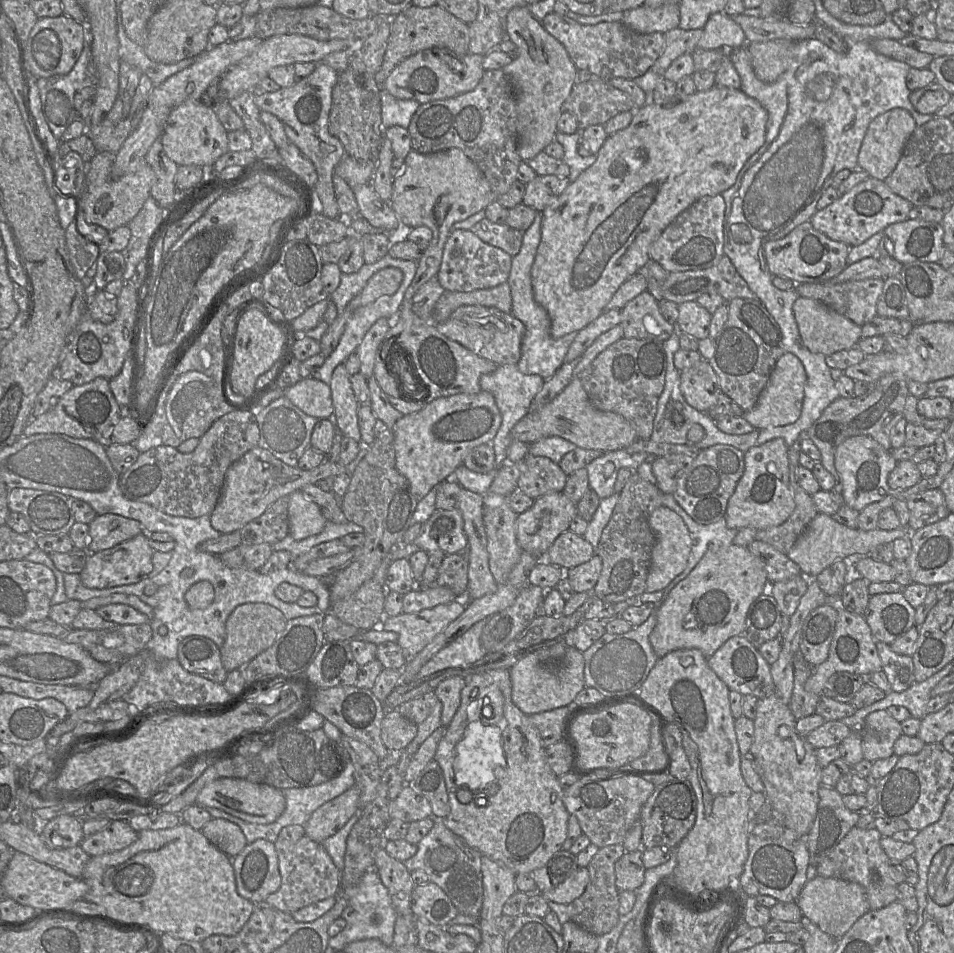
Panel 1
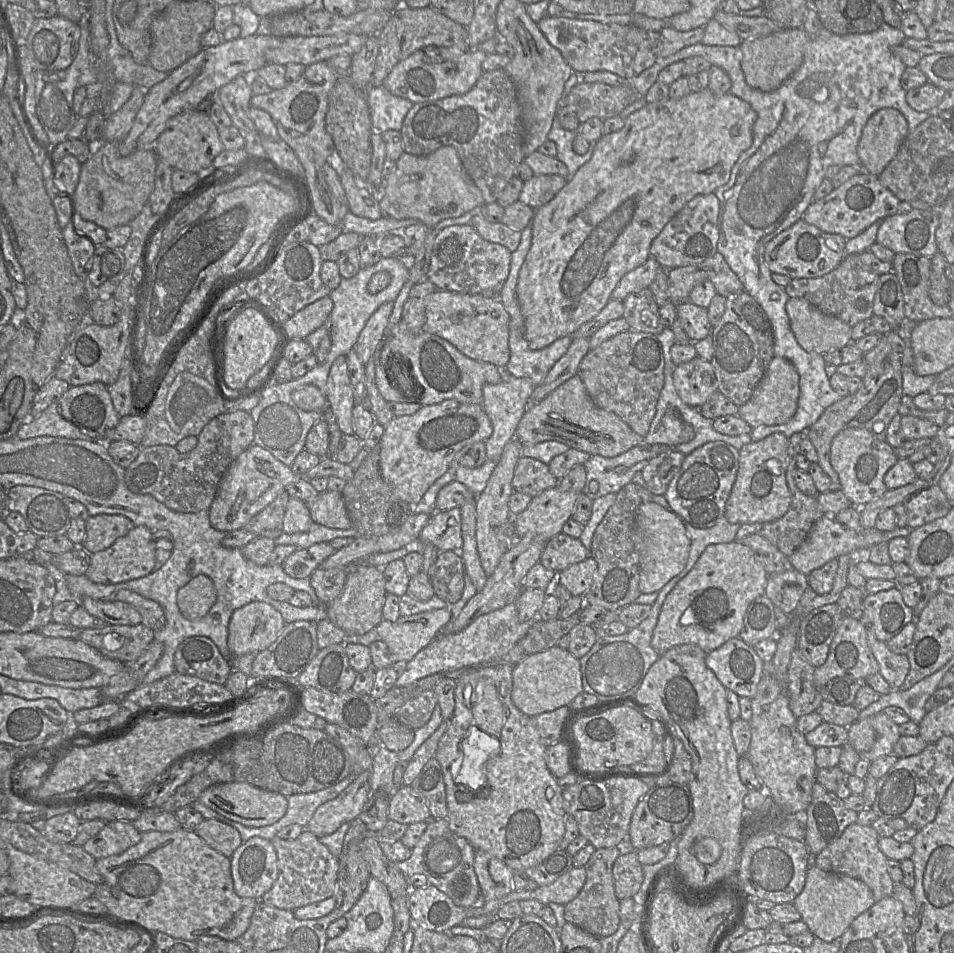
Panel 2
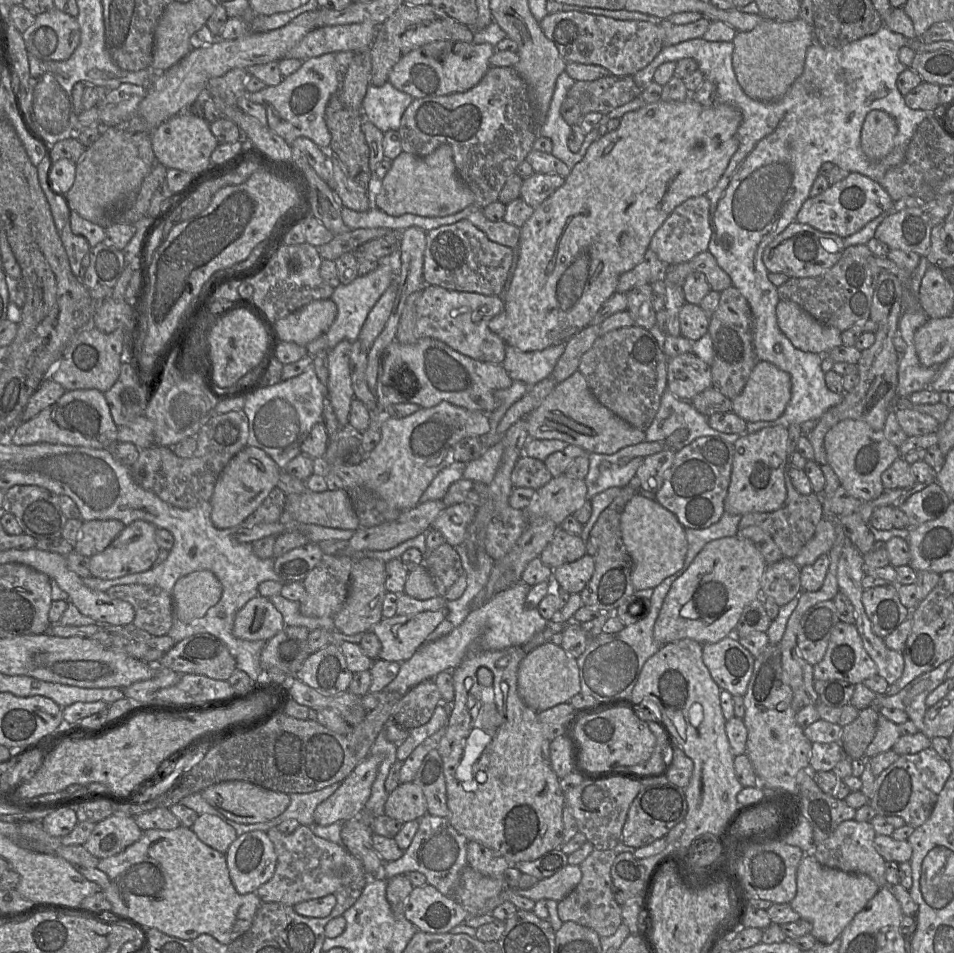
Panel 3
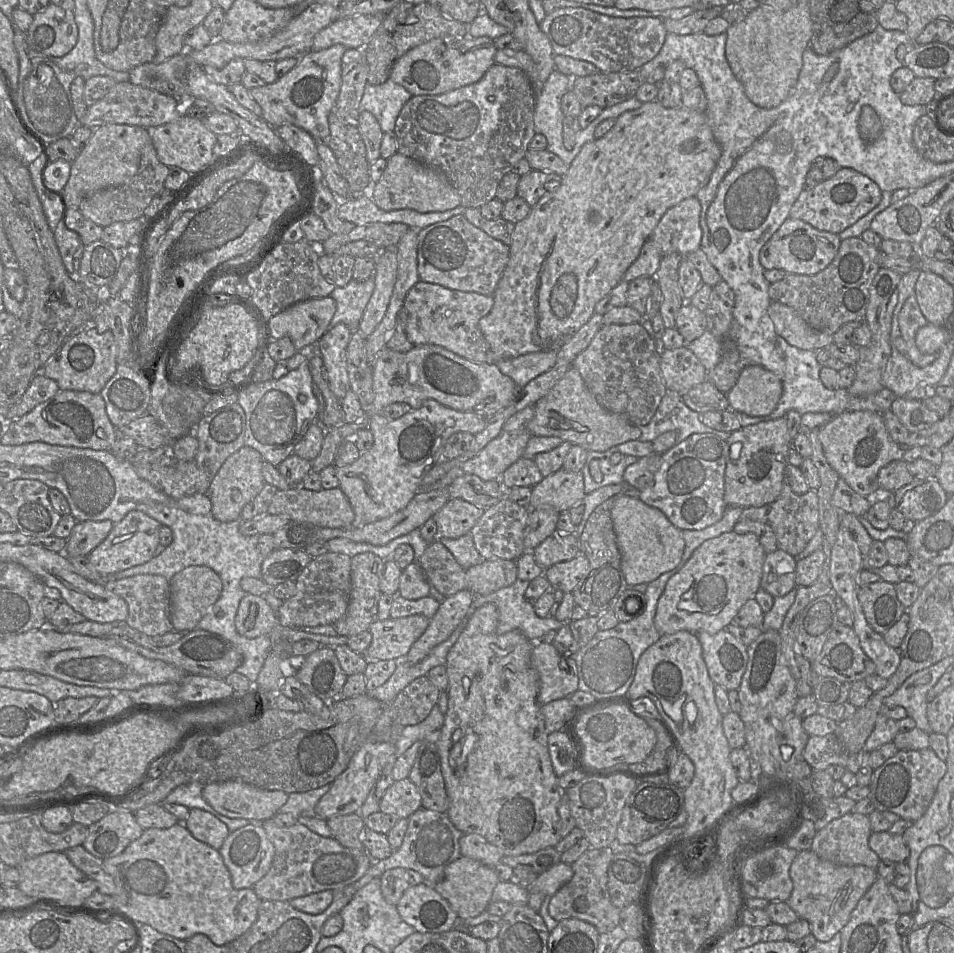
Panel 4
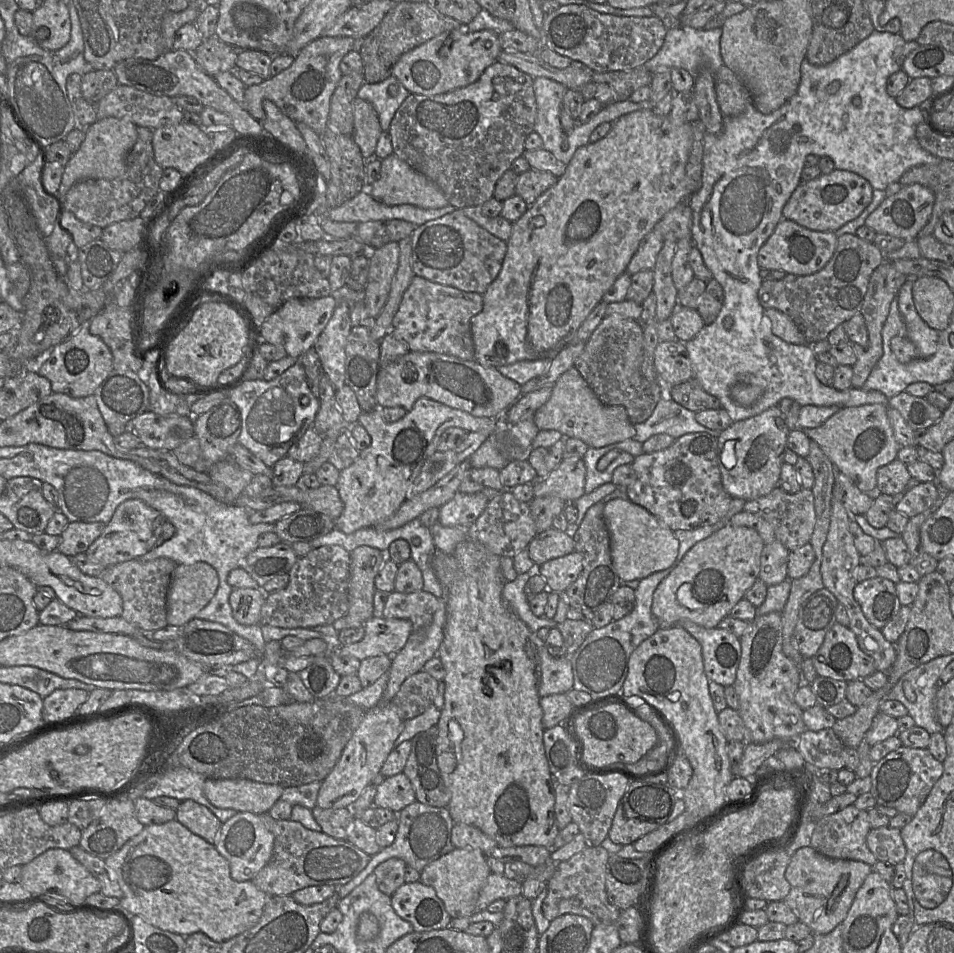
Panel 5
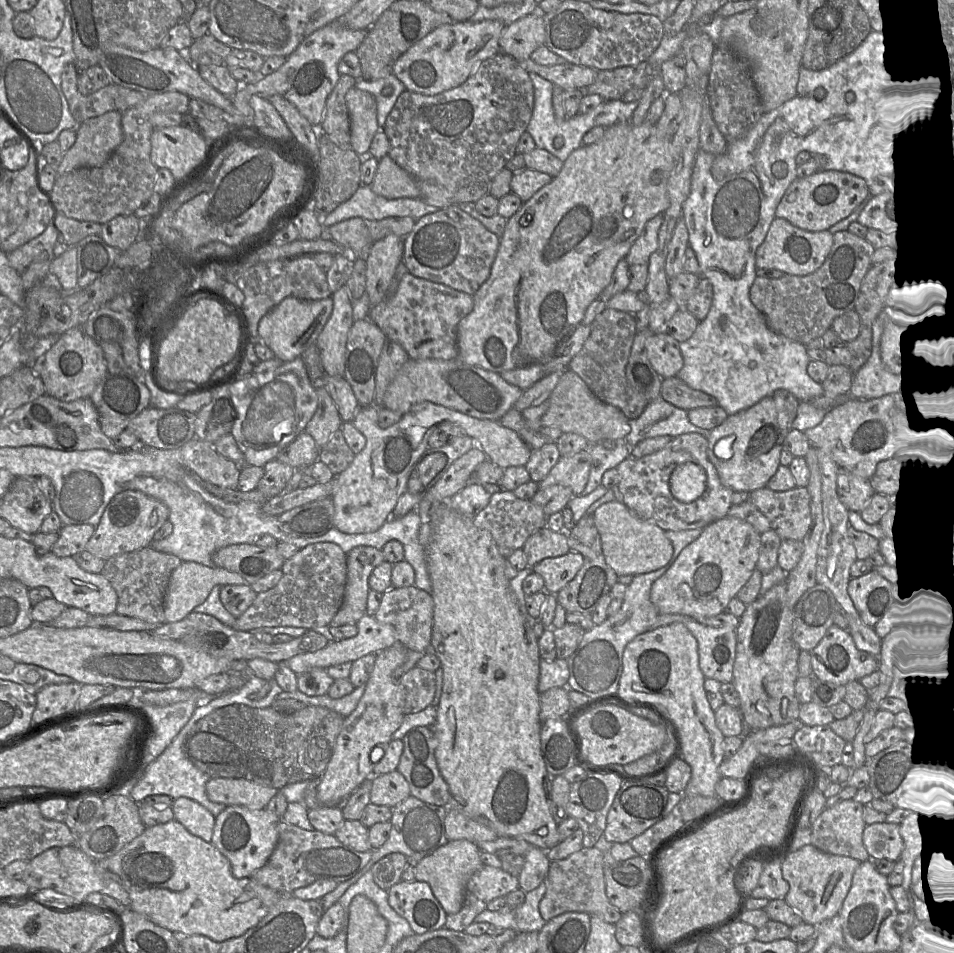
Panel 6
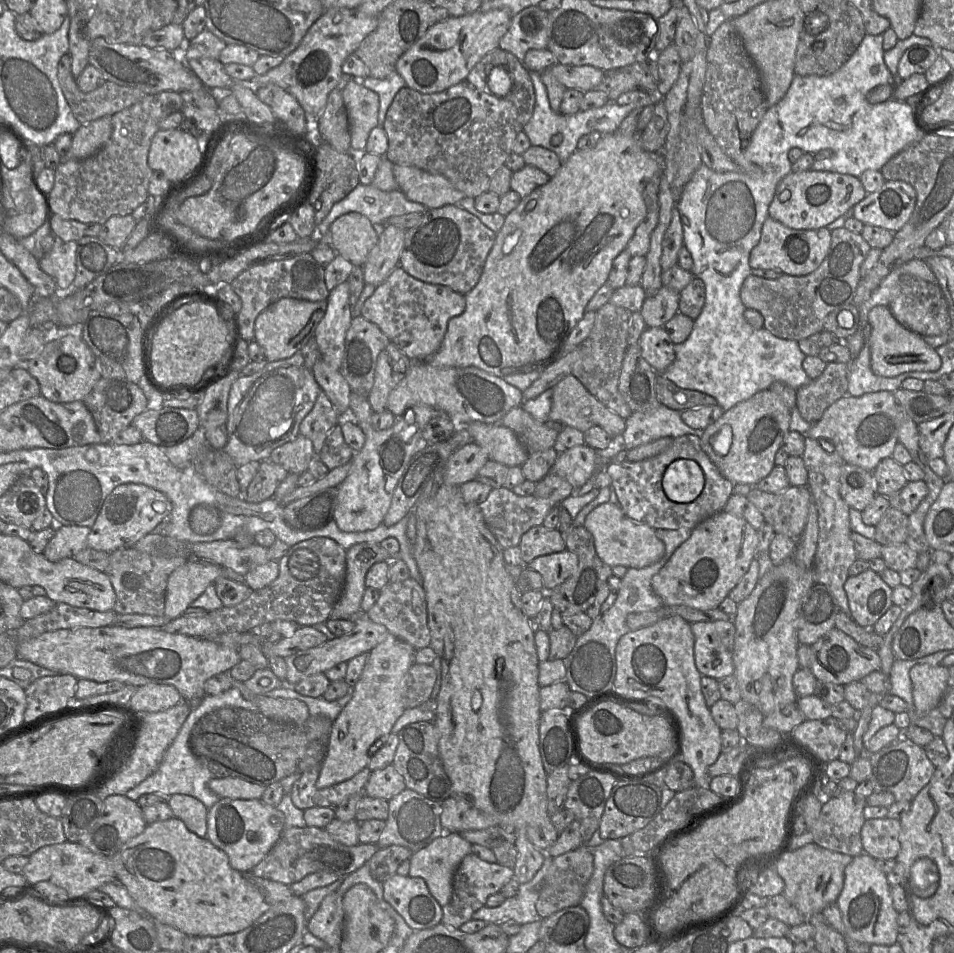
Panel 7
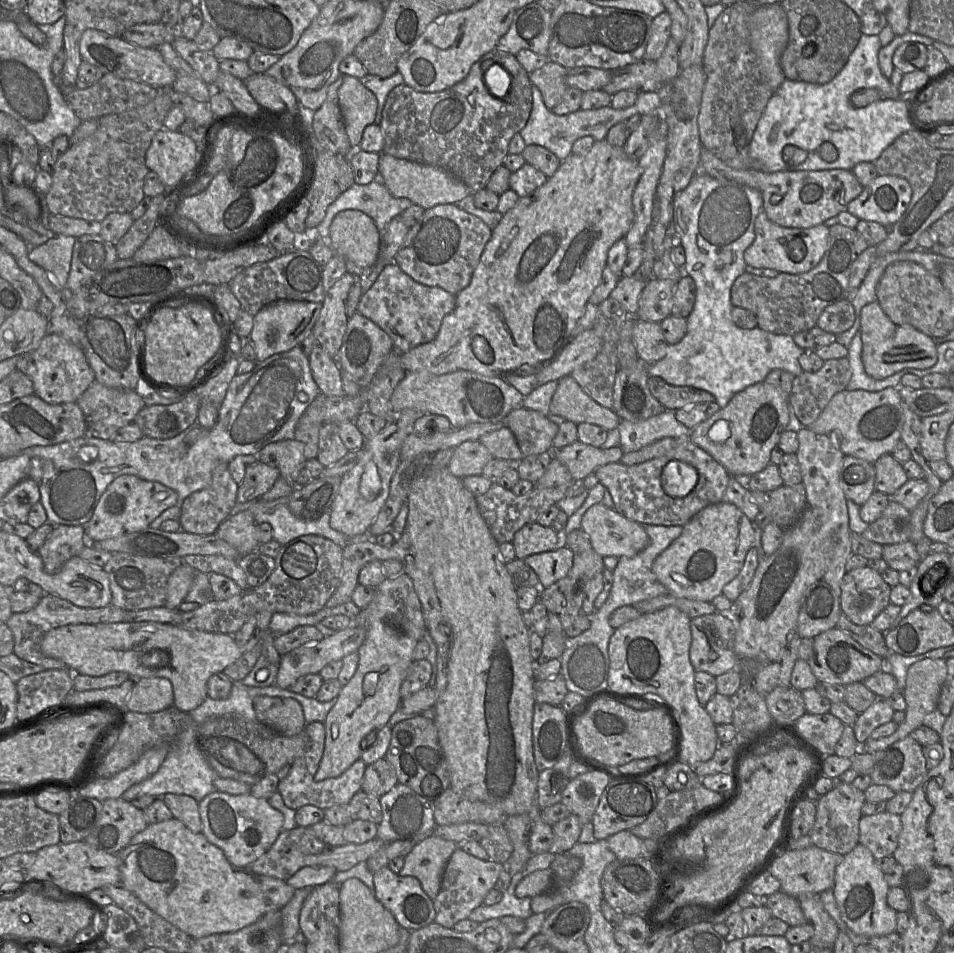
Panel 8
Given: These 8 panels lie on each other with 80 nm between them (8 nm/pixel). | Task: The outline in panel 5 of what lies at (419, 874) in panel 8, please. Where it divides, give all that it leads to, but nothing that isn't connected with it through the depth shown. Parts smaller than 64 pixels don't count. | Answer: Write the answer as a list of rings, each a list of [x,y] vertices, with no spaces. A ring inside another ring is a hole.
[[[457,848],[427,865],[420,872],[420,881],[435,889],[452,918],[471,917],[477,911],[477,900],[491,869],[485,854],[475,848]]]

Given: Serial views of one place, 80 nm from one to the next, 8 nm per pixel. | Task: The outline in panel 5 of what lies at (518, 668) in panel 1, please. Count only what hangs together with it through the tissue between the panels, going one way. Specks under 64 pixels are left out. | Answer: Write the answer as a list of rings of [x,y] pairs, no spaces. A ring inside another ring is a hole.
[[[538,645],[541,681],[539,696],[566,694],[573,689],[574,678],[570,657],[554,657],[546,645]]]

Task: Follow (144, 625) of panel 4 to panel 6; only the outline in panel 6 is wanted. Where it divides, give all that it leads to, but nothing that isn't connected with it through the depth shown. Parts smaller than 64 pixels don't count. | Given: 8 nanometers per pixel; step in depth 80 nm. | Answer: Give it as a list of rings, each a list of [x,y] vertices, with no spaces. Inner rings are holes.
[[[152,547],[122,553],[106,560],[101,574],[117,593],[116,614],[161,625],[166,623],[164,599],[172,572],[182,563],[177,556],[162,553]]]

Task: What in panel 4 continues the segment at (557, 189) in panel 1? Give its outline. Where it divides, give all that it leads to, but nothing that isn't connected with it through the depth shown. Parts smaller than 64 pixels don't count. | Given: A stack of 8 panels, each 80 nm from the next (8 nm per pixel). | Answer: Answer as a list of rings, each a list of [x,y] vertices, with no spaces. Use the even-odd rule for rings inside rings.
[[[531,169],[520,177],[517,195],[533,207],[546,193],[559,187],[562,176],[554,172],[544,172]]]

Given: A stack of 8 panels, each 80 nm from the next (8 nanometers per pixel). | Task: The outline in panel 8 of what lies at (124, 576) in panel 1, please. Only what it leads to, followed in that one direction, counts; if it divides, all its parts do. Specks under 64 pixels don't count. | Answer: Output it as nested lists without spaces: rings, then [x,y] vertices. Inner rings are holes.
[[[121,475],[115,478],[101,495],[91,519],[84,525],[89,542],[119,537],[126,533],[137,532],[150,527],[151,522],[163,511],[176,505],[177,493],[159,482],[143,480],[134,475]]]

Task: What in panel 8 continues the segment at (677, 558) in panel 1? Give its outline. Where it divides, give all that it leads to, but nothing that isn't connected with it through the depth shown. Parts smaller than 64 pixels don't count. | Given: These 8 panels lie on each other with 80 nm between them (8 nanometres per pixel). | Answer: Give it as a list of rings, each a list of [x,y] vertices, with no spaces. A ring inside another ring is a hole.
[[[603,503],[592,505],[581,519],[581,529],[602,557],[632,557],[650,544],[643,525],[627,519]]]

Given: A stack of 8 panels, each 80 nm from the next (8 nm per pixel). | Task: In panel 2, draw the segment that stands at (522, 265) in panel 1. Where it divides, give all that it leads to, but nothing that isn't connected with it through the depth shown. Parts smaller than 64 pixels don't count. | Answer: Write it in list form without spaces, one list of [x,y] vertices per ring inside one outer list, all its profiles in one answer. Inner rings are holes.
[[[531,222],[521,231],[521,240],[516,250],[511,254],[511,264],[508,277],[504,282],[500,293],[499,299],[504,305],[506,311],[510,316],[509,321],[509,348],[510,348],[510,359],[504,369],[510,375],[518,378],[528,379],[534,386],[541,383],[549,373],[550,369],[554,364],[567,352],[571,342],[572,336],[561,337],[550,345],[540,350],[532,350],[525,338],[525,326],[523,316],[519,306],[519,302],[516,295],[516,287],[518,282],[519,270],[525,260],[525,257],[530,249],[532,240],[532,227]]]

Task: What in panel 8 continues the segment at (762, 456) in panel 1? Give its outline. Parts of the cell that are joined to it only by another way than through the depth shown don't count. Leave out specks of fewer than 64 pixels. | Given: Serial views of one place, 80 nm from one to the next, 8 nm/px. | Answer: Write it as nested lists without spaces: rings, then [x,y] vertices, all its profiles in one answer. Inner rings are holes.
[[[762,381],[736,393],[725,407],[690,429],[688,438],[709,453],[731,476],[751,476],[770,464],[771,451],[777,446],[789,419],[788,395]]]

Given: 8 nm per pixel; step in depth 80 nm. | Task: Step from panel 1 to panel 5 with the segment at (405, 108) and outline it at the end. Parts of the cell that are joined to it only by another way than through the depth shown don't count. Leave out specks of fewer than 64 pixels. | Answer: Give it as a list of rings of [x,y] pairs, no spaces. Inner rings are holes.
[[[390,75],[384,81],[379,83],[364,82],[358,91],[357,97],[369,102],[378,114],[382,131],[388,132],[391,121],[410,92],[396,79]],[[397,85],[398,93],[396,96],[390,96],[388,87]]]

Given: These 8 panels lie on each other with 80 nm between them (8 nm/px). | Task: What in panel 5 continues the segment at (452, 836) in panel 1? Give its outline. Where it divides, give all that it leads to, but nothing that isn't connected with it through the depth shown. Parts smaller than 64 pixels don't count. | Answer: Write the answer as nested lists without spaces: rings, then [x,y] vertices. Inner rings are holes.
[[[418,800],[406,806],[397,813],[398,830],[395,841],[380,852],[371,856],[368,865],[351,881],[336,888],[336,894],[343,898],[354,888],[360,885],[368,875],[374,873],[374,869],[382,862],[390,858],[399,858],[408,866],[421,872],[427,865],[455,849],[451,840],[451,832],[454,821],[451,818],[448,807],[433,807],[425,805]]]

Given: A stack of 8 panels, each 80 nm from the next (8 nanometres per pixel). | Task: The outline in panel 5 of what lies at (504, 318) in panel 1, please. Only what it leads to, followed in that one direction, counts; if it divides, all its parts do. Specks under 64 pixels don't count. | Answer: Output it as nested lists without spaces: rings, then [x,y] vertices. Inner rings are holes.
[[[415,275],[393,317],[392,331],[407,343],[410,351],[437,352],[475,360],[471,318],[481,311],[482,306],[483,294],[462,291]]]

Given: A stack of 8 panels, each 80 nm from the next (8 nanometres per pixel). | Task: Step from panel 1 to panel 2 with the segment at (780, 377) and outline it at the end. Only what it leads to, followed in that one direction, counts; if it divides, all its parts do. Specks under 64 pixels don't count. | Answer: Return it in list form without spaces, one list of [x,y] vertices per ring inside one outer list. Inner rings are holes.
[[[774,357],[750,400],[739,407],[738,416],[752,428],[760,425],[780,425],[788,422],[796,413],[799,398],[800,377],[791,361]]]

